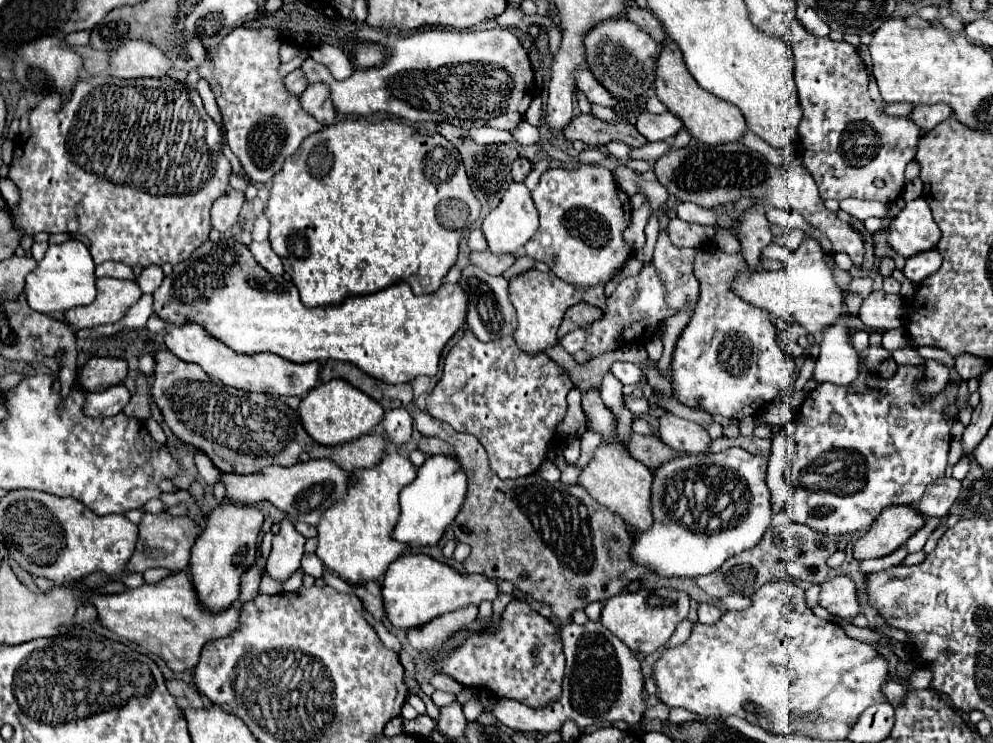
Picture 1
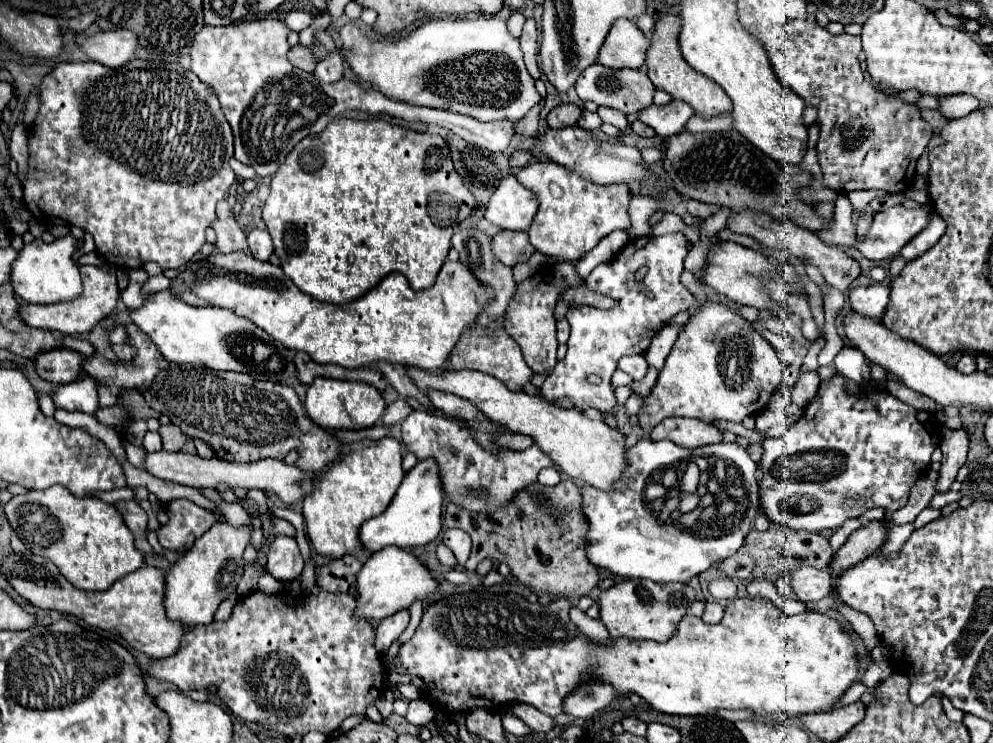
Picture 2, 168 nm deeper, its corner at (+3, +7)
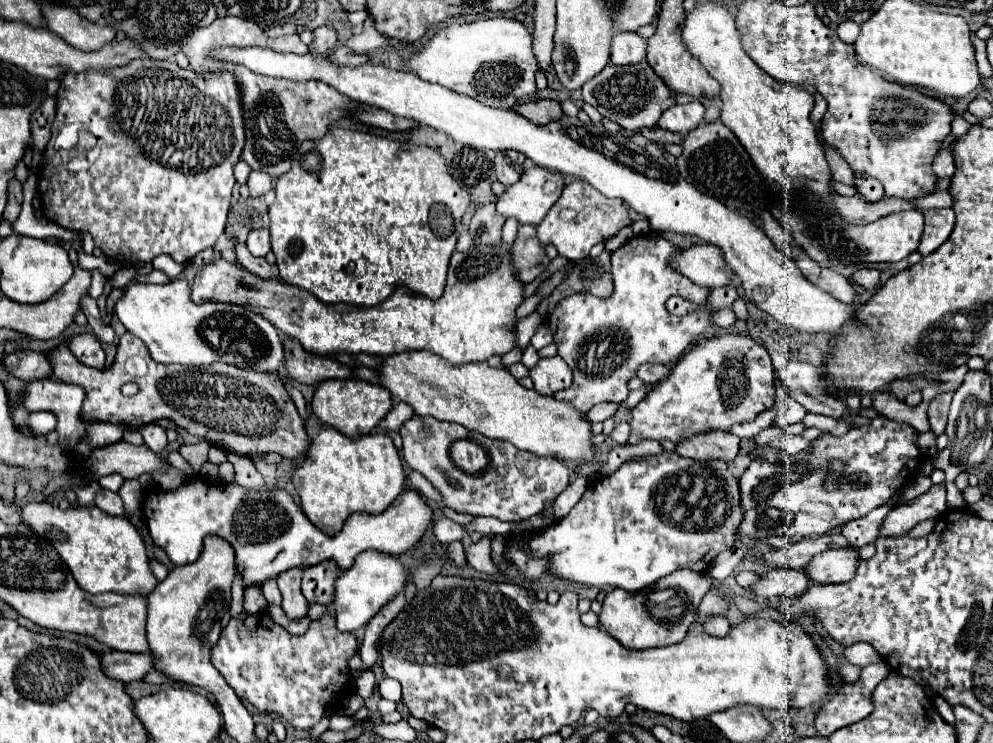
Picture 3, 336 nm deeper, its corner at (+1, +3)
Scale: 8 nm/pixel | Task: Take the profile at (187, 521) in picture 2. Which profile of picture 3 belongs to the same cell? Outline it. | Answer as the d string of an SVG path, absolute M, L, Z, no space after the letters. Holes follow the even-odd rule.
M190 478L184 484L180 484L176 490L162 490L158 486L150 486L144 490L144 502L142 502L142 514L146 516L146 524L150 530L150 536L156 546L160 546L166 556L174 565L186 565L196 561L202 550L202 542L206 536L218 536L226 540L236 554L236 572L242 576L244 588L248 586L262 586L266 580L276 580L282 572L290 568L306 568L320 564L322 560L334 560L340 570L346 570L354 564L354 558L360 552L376 550L384 554L398 556L412 548L424 534L424 530L432 524L432 510L428 508L426 500L416 490L404 490L386 512L378 516L366 516L366 514L354 514L348 516L342 532L334 536L326 536L324 532L318 532L314 528L302 508L294 502L294 498L286 490L246 490L236 482L224 484L208 478Z

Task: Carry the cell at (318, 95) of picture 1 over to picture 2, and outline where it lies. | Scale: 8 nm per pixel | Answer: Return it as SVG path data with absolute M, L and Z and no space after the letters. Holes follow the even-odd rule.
M338 50L330 52L324 60L320 60L314 68L314 76L320 80L320 82L336 82L340 80L344 74L344 58Z

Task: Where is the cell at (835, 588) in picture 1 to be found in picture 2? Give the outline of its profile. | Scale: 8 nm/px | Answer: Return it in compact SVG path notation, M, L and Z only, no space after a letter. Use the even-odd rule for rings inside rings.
M804 566L804 568L792 570L788 576L790 576L792 588L798 600L802 602L814 602L814 600L828 598L834 590L834 582L828 570L816 570L816 568Z

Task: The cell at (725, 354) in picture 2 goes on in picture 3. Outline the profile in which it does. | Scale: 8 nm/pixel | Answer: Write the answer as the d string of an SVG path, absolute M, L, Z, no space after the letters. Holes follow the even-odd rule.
M738 334L700 340L678 360L672 374L662 384L656 384L632 410L628 444L638 444L646 438L680 444L694 434L728 430L732 424L750 422L772 404L774 370L762 344Z

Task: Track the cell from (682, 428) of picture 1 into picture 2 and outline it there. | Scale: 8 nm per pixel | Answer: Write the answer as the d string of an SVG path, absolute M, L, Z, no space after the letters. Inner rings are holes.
M668 418L662 420L650 432L652 440L670 440L684 448L698 448L706 444L718 444L722 440L722 432L696 418Z

